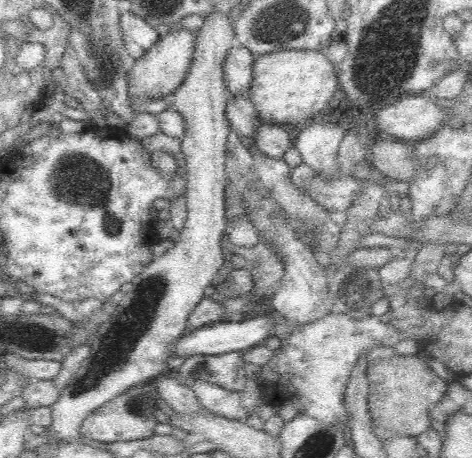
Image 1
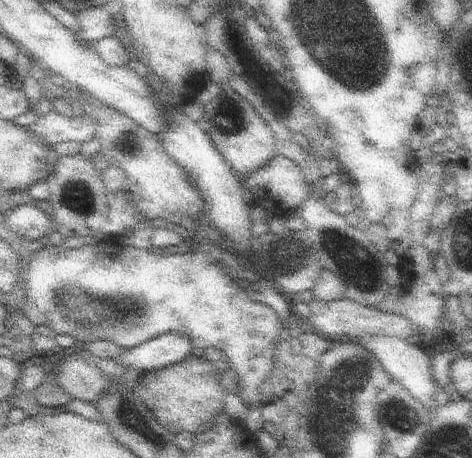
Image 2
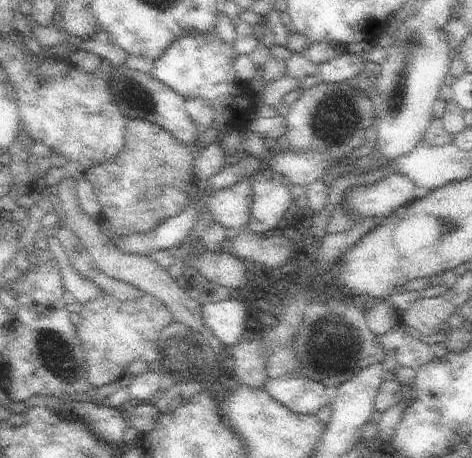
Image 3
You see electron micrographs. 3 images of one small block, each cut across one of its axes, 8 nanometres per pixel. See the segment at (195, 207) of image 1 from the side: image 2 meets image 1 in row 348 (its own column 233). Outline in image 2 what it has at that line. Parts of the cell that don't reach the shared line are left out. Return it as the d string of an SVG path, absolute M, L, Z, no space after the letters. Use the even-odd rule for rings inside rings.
M221 88L221 92L203 106L203 116L215 126L215 132L211 136L215 148L239 178L245 180L251 172L267 164L277 154L273 130L267 126L267 122L263 122L259 112L235 90Z

